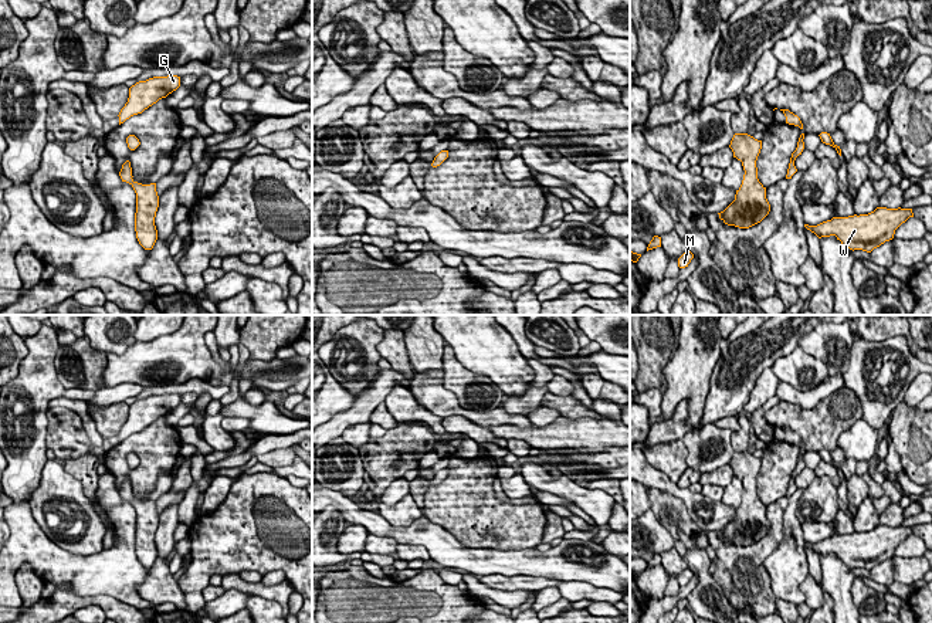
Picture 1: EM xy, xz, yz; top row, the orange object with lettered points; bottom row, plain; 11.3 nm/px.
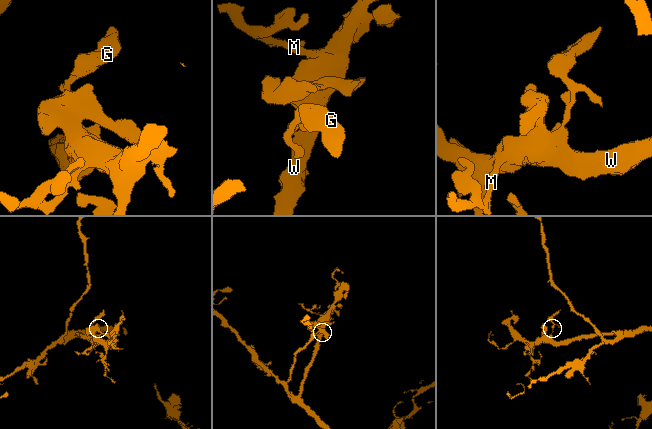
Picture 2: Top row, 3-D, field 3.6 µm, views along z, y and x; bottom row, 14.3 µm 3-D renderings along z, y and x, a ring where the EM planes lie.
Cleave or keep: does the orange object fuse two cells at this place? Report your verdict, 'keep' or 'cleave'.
keep

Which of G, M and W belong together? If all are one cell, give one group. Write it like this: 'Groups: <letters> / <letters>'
Groups: G M W

